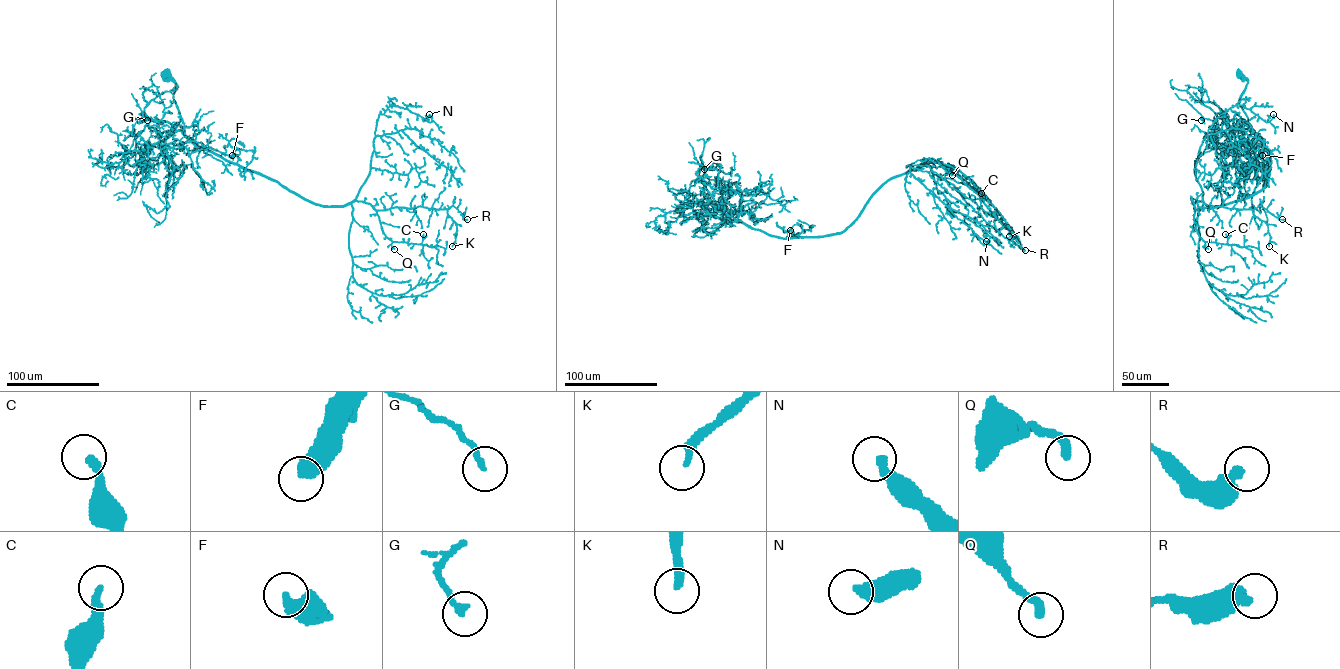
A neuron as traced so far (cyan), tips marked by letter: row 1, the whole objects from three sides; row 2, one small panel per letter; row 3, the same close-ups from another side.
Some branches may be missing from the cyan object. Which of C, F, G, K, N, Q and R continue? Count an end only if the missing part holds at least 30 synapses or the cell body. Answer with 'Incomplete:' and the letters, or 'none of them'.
Incomplete: K, Q

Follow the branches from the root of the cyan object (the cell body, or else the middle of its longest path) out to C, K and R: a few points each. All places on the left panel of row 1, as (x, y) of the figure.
C: (165, 73), (175, 84), (175, 130), (202, 147), (314, 203), (369, 203), (393, 241), (420, 244), (423, 234)
K: (165, 73), (175, 84), (175, 130), (202, 147), (322, 205), (446, 209), (456, 226), (452, 246)
R: (165, 73), (175, 84), (175, 130), (304, 199), (325, 206), (362, 201), (377, 210), (453, 206), (467, 219)

